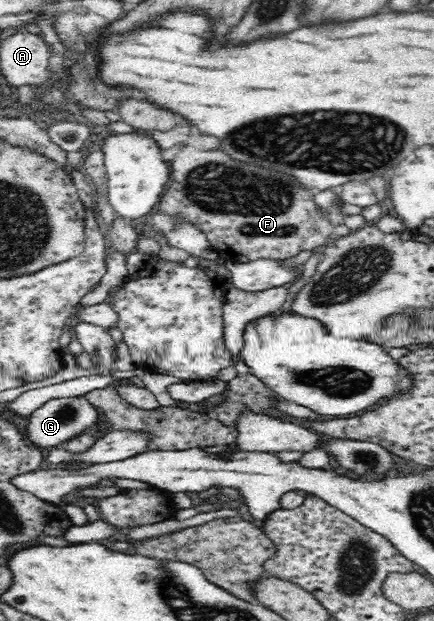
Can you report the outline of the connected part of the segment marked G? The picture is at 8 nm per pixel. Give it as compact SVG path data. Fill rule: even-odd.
M84 396L50 399L33 411L22 424L22 432L27 442L38 449L58 449L64 443L96 430L100 423L98 408Z

